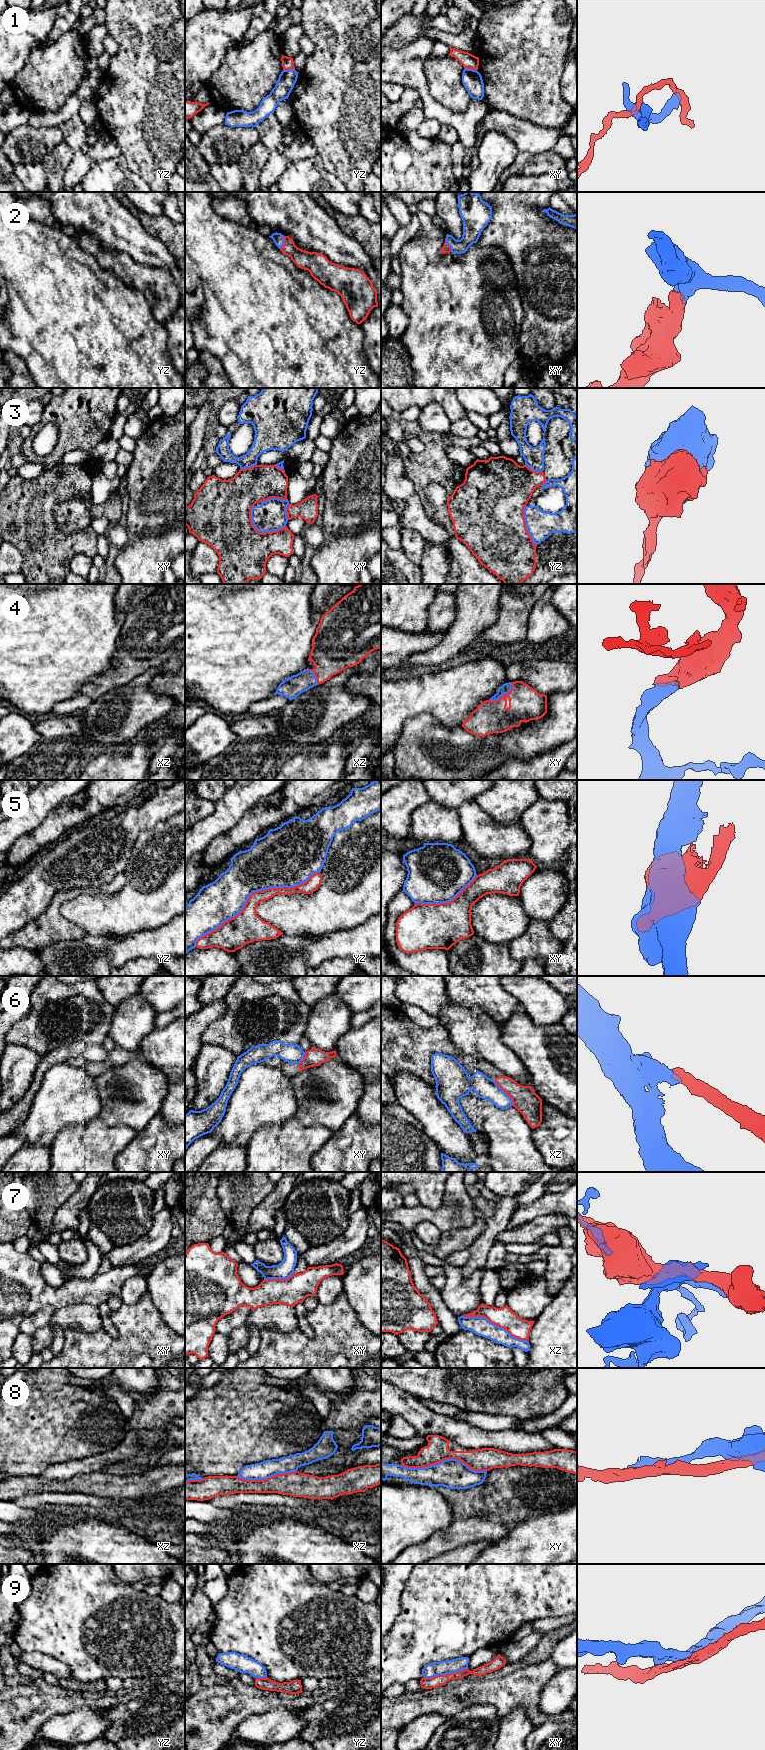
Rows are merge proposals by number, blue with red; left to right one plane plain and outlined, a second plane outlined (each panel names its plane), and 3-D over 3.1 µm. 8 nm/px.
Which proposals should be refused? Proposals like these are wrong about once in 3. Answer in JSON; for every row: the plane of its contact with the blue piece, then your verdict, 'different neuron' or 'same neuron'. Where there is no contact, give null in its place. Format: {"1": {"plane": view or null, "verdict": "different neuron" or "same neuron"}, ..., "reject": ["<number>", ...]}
{"1": {"plane": "xy", "verdict": "different neuron"}, "2": {"plane": "yz", "verdict": "same neuron"}, "3": {"plane": "xy", "verdict": "different neuron"}, "4": {"plane": "xy", "verdict": "same neuron"}, "5": {"plane": "yz", "verdict": "same neuron"}, "6": {"plane": "xz", "verdict": "different neuron"}, "7": {"plane": "xz", "verdict": "different neuron"}, "8": {"plane": "xy", "verdict": "different neuron"}, "9": {"plane": "xy", "verdict": "different neuron"}, "reject": ["1", "3", "6", "7", "8", "9"]}

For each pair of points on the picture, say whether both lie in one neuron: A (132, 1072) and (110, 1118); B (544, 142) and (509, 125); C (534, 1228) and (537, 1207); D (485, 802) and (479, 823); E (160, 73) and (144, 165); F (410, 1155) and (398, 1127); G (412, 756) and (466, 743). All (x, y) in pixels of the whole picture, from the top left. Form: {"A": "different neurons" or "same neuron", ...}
{"A": "same neuron", "B": "same neuron", "C": "different neurons", "D": "different neurons", "E": "same neuron", "F": "same neuron", "G": "same neuron"}

